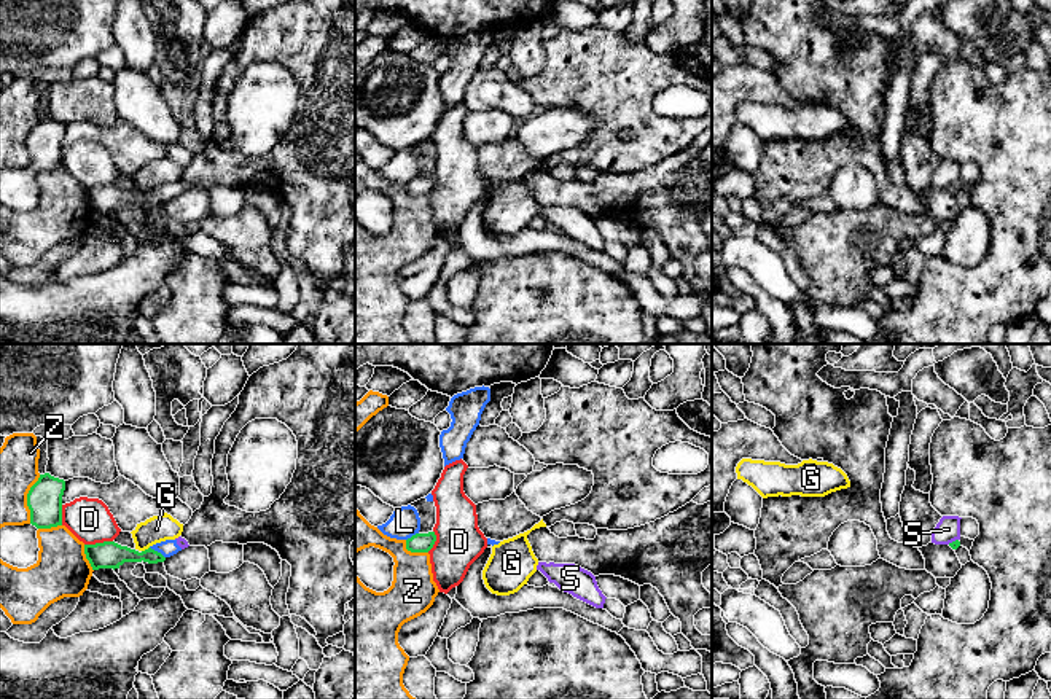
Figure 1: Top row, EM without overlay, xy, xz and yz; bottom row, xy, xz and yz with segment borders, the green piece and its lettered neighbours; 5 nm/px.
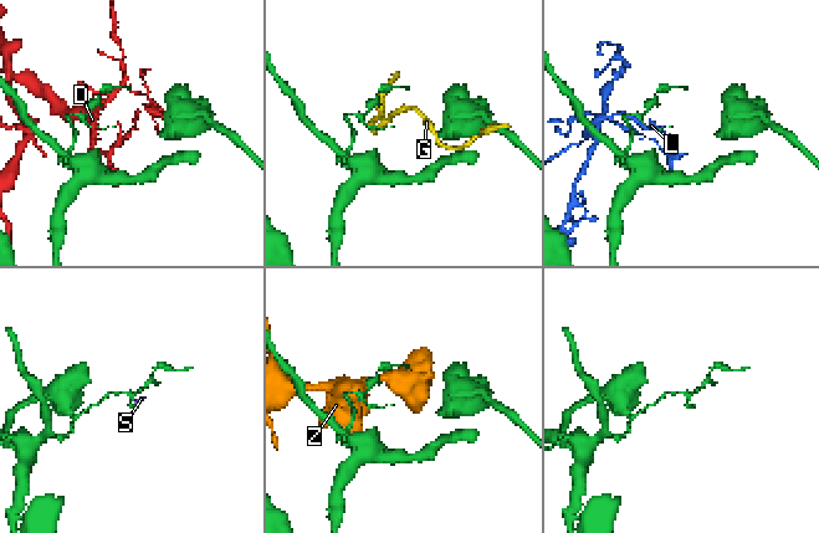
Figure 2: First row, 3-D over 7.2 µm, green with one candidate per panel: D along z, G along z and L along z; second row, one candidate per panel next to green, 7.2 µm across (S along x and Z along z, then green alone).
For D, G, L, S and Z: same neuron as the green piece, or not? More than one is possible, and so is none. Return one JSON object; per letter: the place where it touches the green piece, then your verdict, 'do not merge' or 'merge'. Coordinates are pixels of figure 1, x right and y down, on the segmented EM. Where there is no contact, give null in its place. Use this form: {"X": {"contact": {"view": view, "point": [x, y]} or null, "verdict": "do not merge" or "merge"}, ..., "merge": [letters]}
{"D": {"contact": {"view": "xy", "point": [97, 543]}, "verdict": "do not merge"}, "G": {"contact": {"view": "xy", "point": [145, 550]}, "verdict": "do not merge"}, "L": {"contact": {"view": "xy", "point": [156, 551]}, "verdict": "do not merge"}, "S": {"contact": {"view": "yz", "point": [953, 542]}, "verdict": "do not merge"}, "Z": {"contact": {"view": "xy", "point": [27, 499]}, "verdict": "do not merge"}, "merge": []}

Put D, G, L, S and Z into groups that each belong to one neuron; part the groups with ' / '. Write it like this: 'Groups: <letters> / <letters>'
Groups: D / G / L S / Z

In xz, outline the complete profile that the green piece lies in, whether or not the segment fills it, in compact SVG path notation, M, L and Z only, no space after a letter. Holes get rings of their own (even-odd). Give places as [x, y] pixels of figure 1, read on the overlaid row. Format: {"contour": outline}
{"contour": "M435 532L416 533L406 540L406 549L411 553L428 553L436 541Z"}

